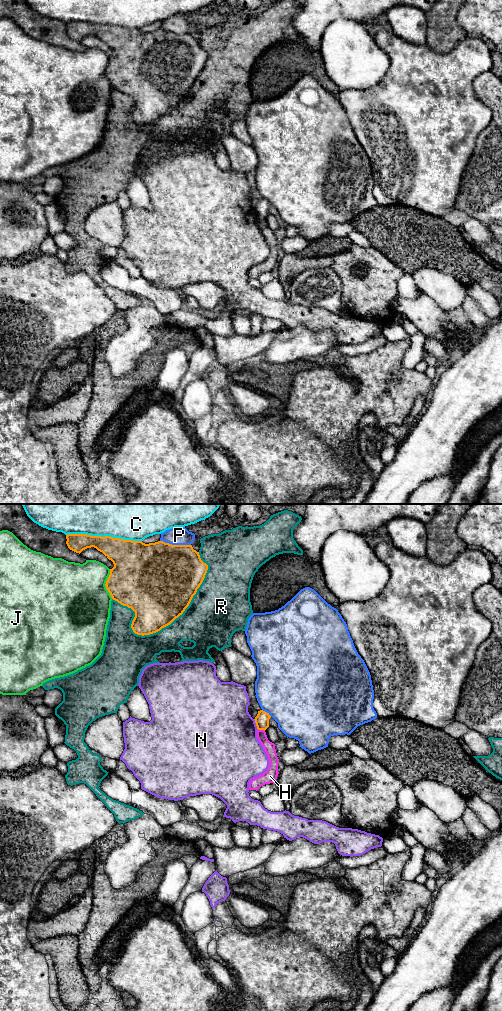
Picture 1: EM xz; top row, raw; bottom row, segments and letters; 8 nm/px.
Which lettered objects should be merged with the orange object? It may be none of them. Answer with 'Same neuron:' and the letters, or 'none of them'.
Same neuron: none of them

